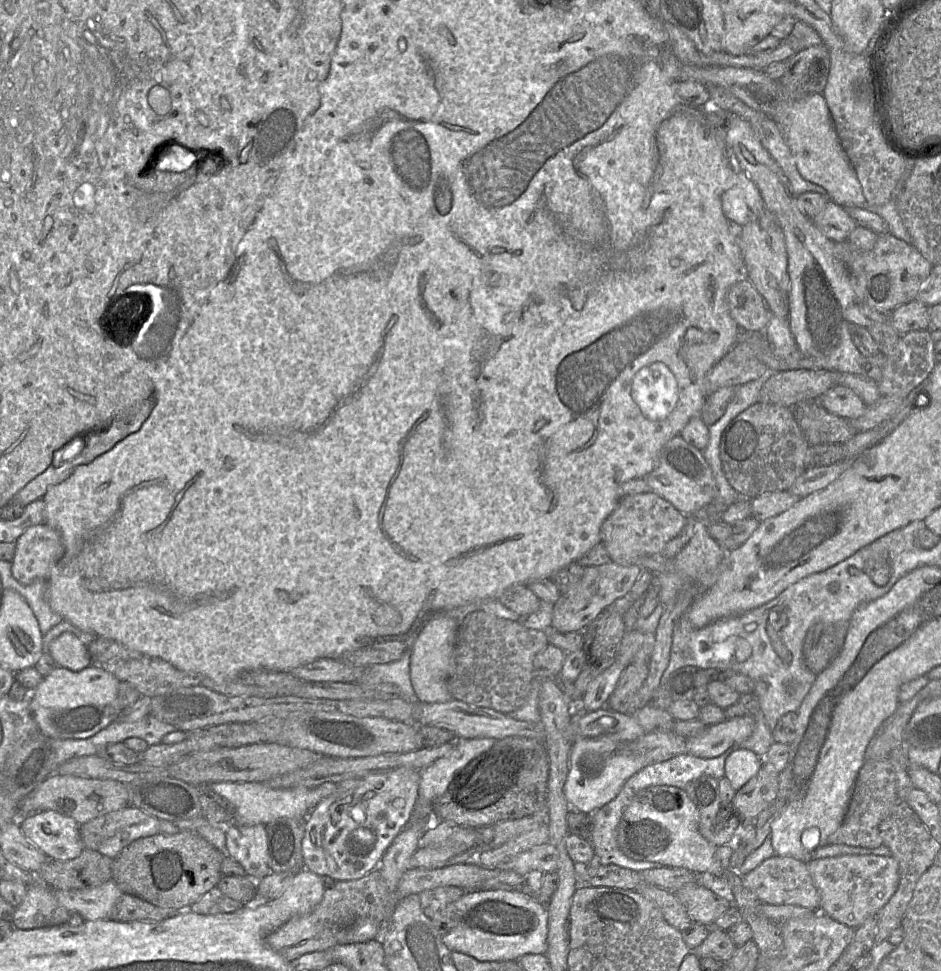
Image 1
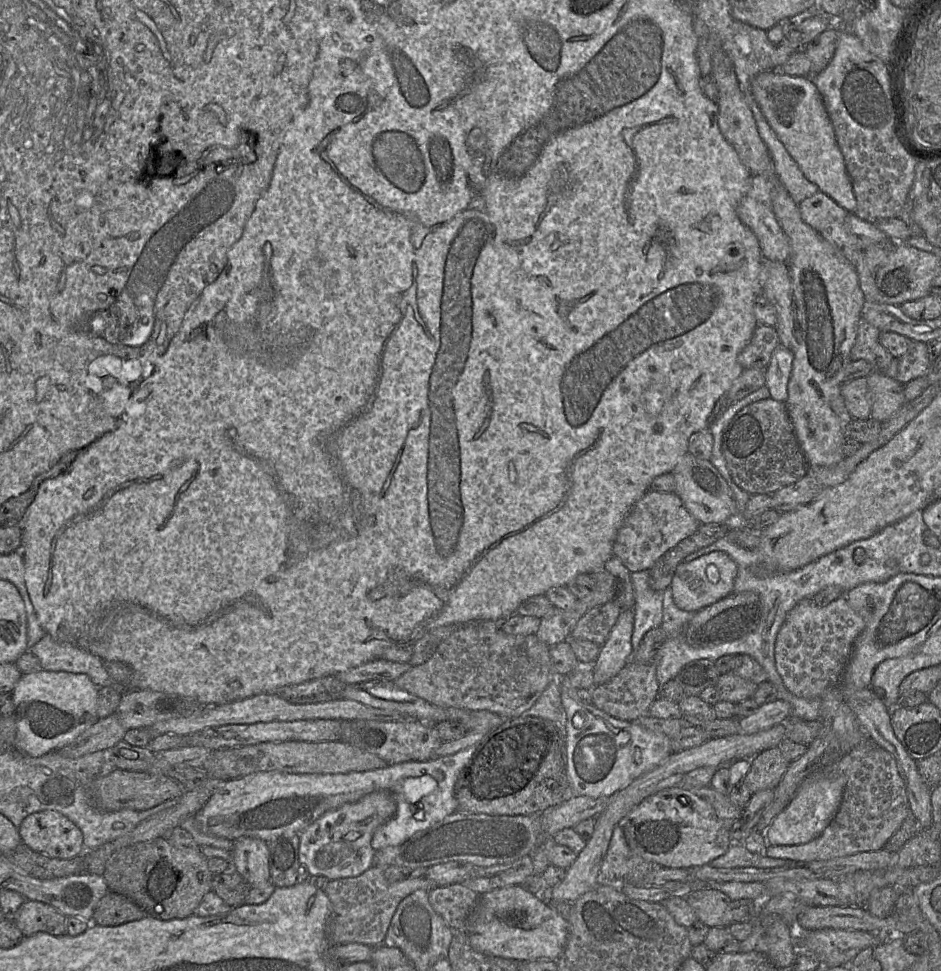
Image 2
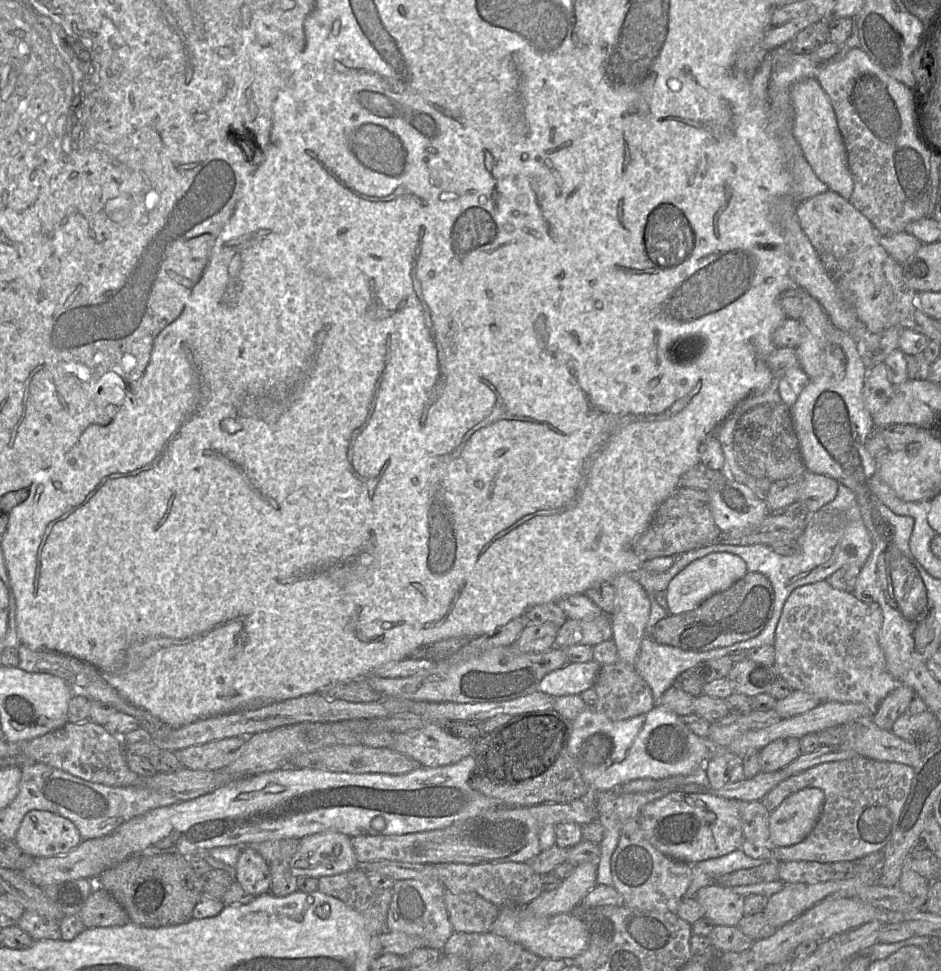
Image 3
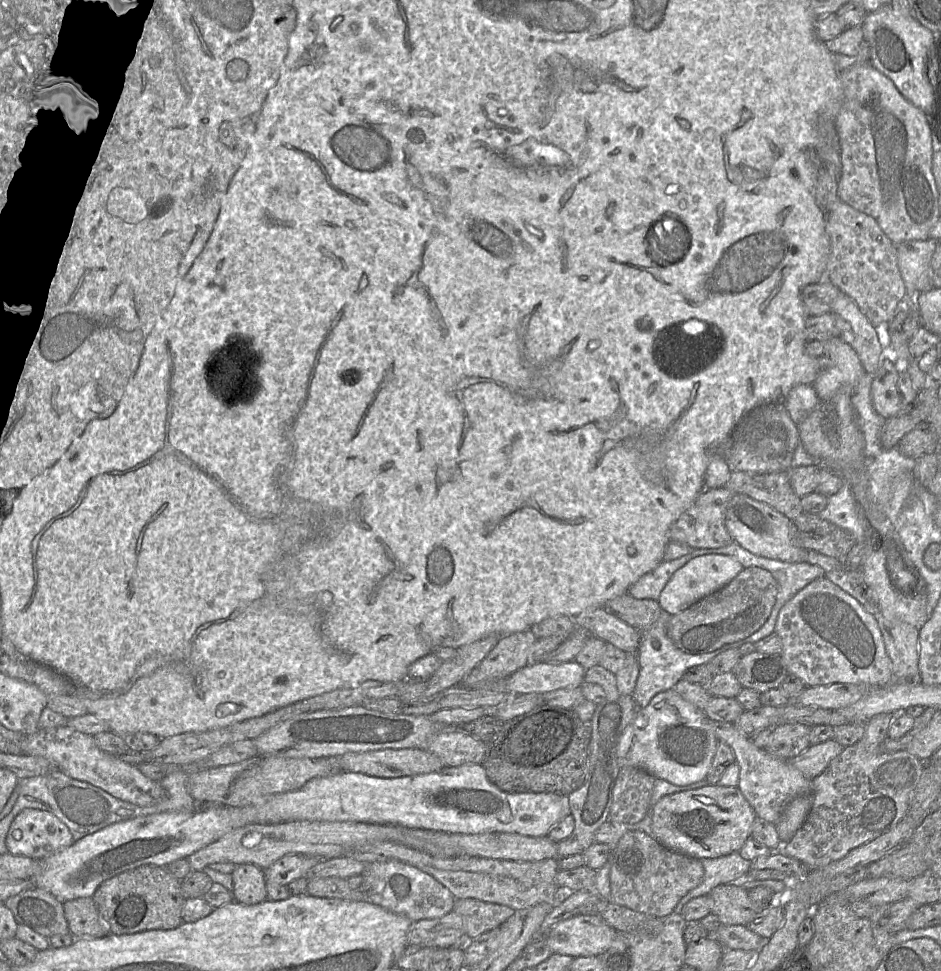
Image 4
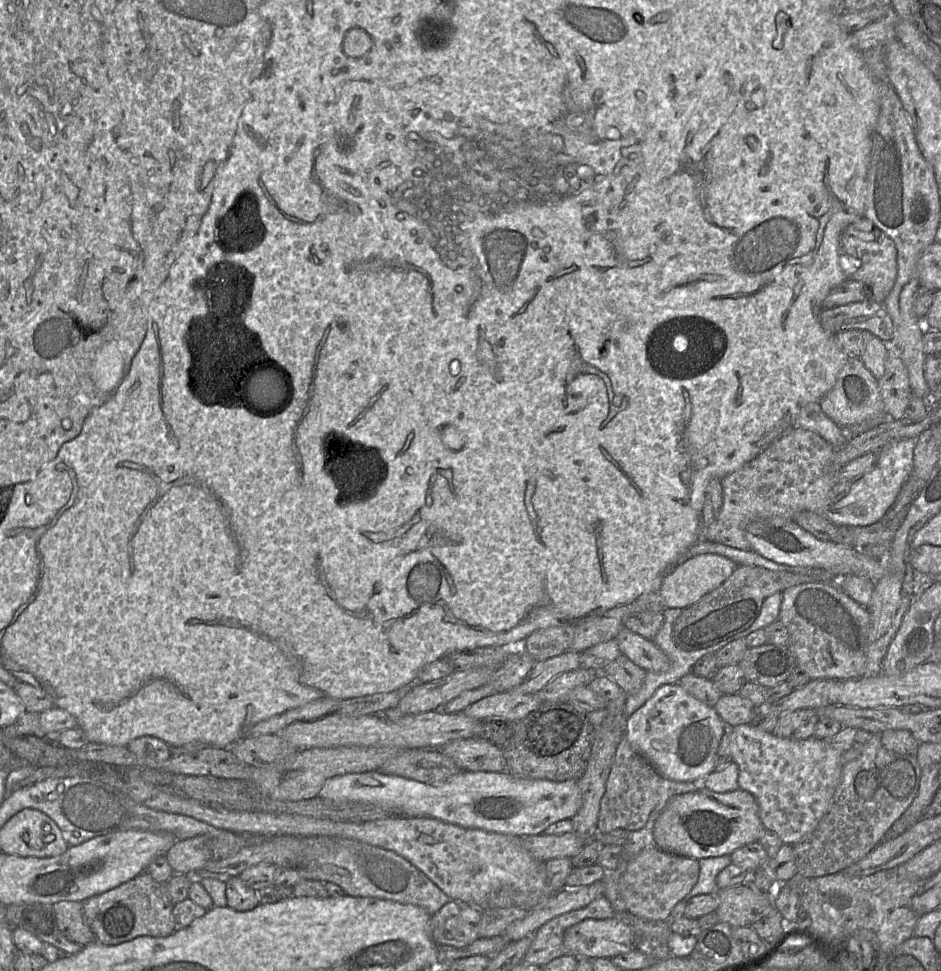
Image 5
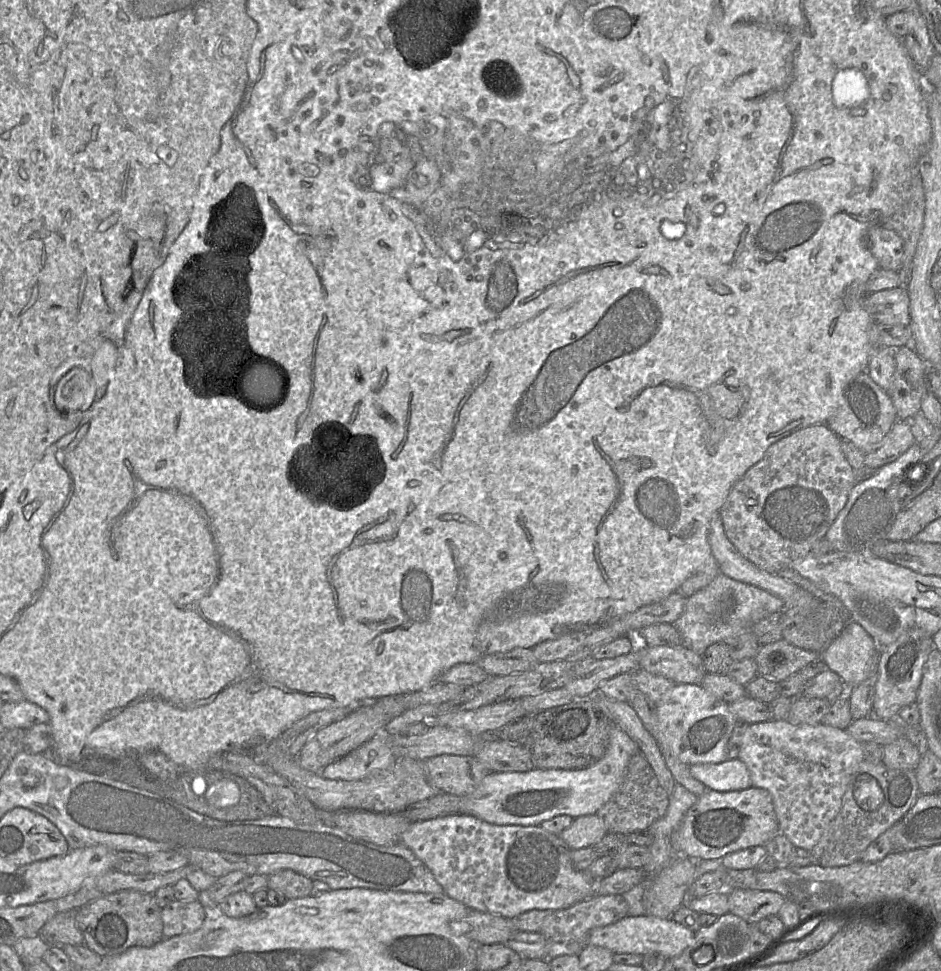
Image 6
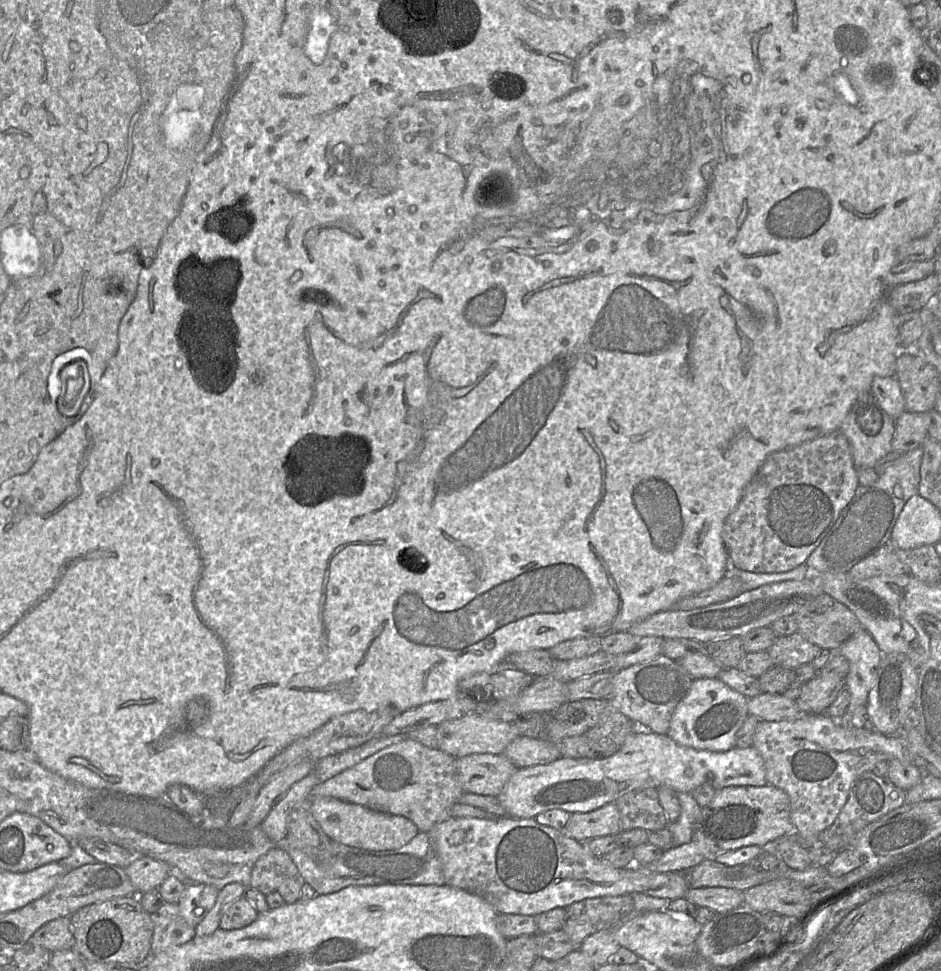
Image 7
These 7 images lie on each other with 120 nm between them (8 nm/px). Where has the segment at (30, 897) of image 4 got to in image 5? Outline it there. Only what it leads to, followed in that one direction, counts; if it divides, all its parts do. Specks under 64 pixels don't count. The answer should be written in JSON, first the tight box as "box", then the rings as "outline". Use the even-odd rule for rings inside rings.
{"box":[6,903,80,955],"outline":[[[22,903],[6,907],[7,923],[12,928],[23,928],[42,942],[51,944],[67,955],[80,952],[80,944],[68,940],[59,930],[52,904]]]}

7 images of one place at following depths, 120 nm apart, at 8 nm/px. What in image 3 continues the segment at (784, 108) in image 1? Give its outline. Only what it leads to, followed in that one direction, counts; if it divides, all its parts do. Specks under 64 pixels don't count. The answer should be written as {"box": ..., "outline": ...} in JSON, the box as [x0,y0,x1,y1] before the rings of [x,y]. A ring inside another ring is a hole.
{"box":[790,78,854,200],"outline":[[[809,78],[791,87],[790,99],[794,111],[793,134],[804,157],[829,190],[849,200],[854,188],[853,178],[848,166],[847,151],[828,95],[817,79]]]}

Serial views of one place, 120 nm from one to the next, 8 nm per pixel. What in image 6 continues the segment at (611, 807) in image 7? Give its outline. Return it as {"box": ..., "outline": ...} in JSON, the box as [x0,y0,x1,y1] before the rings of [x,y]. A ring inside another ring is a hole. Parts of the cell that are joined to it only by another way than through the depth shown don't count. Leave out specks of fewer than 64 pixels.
{"box":[559,814,608,850],"outline":[[[599,814],[579,816],[559,836],[572,850],[591,847],[598,843],[608,830]]]}

